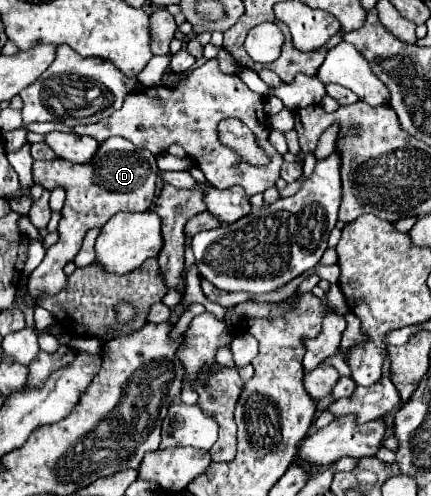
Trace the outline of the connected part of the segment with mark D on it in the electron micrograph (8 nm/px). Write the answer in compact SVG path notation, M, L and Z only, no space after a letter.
M110 137L98 147L96 155L88 163L70 163L64 159L34 161L32 175L34 183L42 185L48 191L56 187L64 187L66 191L66 203L58 225L60 239L48 249L42 263L30 273L28 279L28 291L36 305L40 295L56 295L66 287L68 275L64 273L64 267L78 255L78 245L82 243L88 229L102 227L118 211L146 211L152 205L158 165L156 157L150 151L138 149L122 137Z

